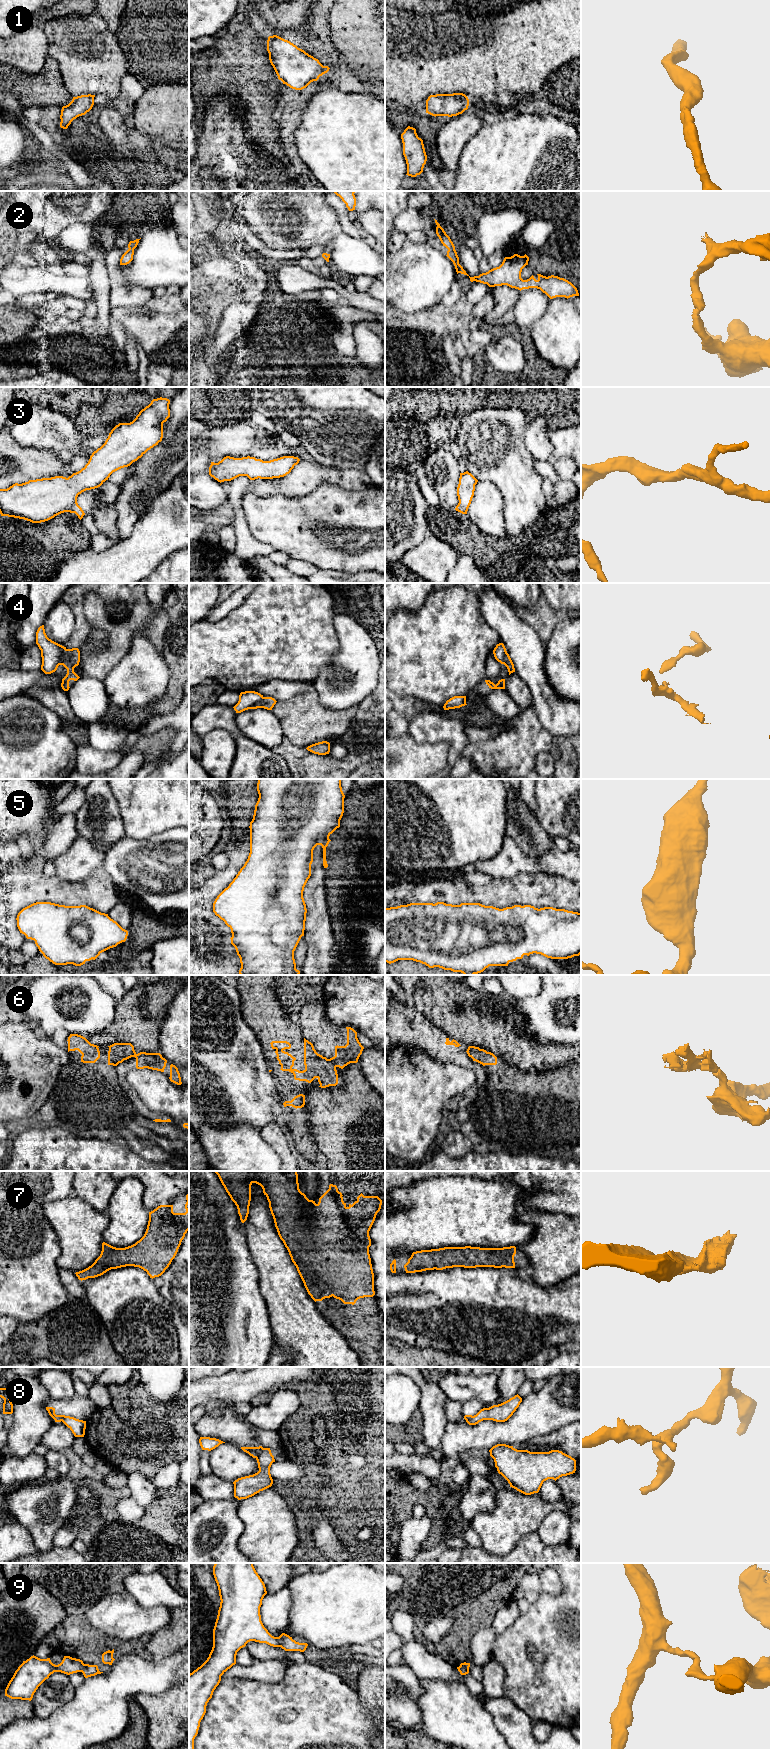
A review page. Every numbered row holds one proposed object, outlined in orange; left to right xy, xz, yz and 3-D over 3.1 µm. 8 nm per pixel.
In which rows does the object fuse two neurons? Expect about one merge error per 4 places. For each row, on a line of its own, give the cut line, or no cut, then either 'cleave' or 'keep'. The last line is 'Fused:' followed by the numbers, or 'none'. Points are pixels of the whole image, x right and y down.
1: cut none; keep
2: cut none; keep
3: cut none; keep
4: cut xy (66, 649), (60, 664); cleave
5: cut none; keep
6: cut xz (329, 1059), (337, 1066); cleave
7: cut none; keep
8: cut xz (264, 1448), (256, 1459); cleave
9: cut xz (277, 1637), (279, 1646); cleave
Fused: 4, 6, 8, 9

